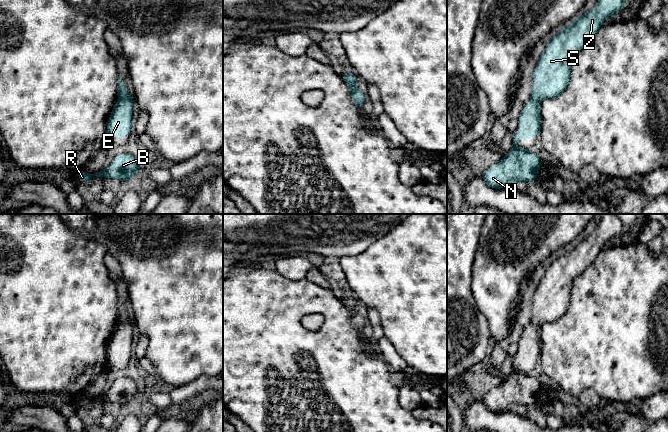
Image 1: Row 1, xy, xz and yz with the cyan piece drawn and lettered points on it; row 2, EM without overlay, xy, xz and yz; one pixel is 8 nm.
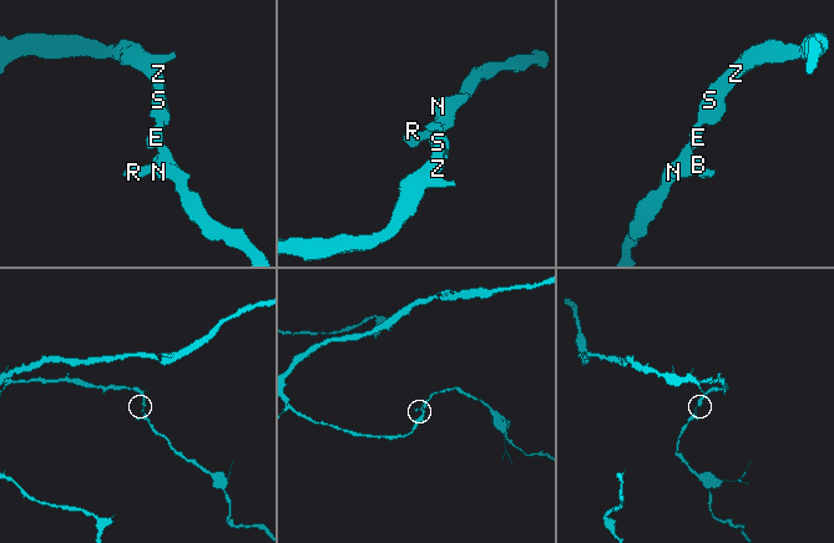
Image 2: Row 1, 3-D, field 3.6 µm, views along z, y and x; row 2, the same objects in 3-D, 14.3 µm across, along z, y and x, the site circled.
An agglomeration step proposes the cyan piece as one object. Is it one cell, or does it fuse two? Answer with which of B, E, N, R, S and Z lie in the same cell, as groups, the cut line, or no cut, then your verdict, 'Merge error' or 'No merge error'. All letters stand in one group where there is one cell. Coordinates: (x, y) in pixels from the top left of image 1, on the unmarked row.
Groups: B E N R S Z. No split. No merge error

